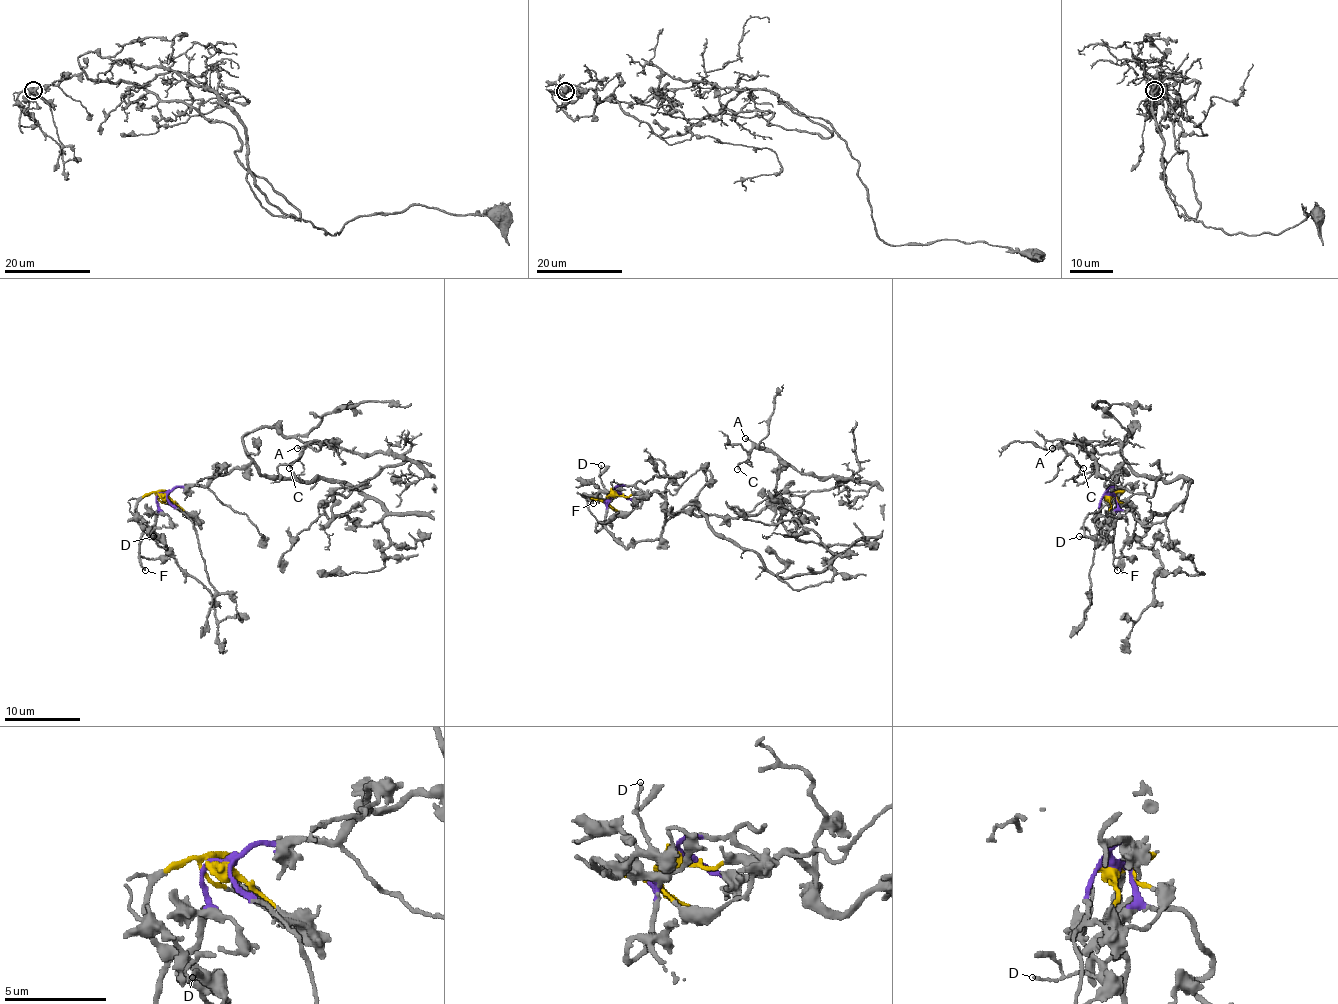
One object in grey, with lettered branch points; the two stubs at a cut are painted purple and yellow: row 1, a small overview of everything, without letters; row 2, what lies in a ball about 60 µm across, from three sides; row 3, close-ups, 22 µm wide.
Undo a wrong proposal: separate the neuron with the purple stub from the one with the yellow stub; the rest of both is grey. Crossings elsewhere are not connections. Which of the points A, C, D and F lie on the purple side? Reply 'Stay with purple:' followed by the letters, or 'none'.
Stay with purple: A, C

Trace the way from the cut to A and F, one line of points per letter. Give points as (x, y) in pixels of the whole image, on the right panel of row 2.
A: (1111, 495), (1113, 485), (1105, 483), (1126, 474), (1118, 466), (1130, 426), (1124, 442), (1073, 440), (1052, 447)
F: (1111, 495), (1114, 495), (1109, 510), (1109, 523), (1114, 531), (1113, 565), (1116, 571)

